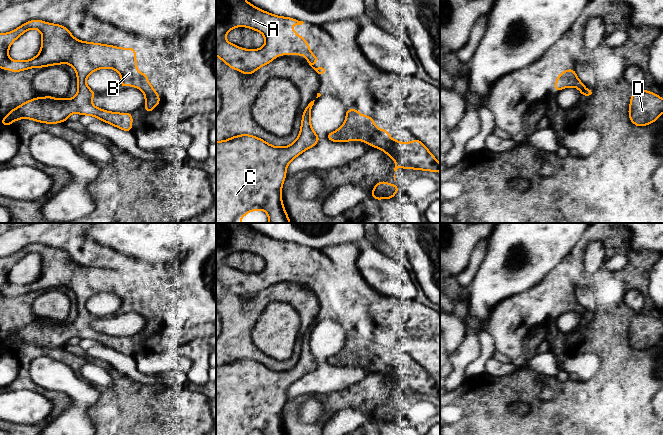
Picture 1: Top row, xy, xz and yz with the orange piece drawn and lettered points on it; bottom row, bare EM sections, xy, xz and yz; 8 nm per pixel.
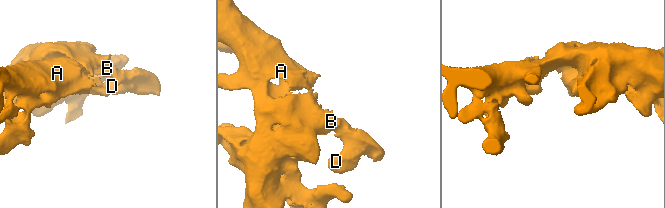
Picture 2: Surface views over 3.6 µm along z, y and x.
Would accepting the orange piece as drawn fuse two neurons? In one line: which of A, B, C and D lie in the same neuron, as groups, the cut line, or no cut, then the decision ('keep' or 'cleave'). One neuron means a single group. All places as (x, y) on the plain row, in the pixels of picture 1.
groups A B C D; cut none; keep

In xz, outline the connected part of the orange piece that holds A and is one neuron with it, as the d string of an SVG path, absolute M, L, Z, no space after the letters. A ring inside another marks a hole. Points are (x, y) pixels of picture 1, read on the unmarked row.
M216 223L216 279L229 291L241 297L250 299L257 293L275 284L279 279L303 279L307 287L316 295L317 299L323 299L327 293L323 291L315 292L313 287L319 285L311 277L311 271L307 268L303 260L297 260L294 253L272 253L272 249L302 249L304 246L290 241L281 241L269 236L260 234L248 227L245 223ZM243 250L255 255L259 255L265 262L265 268L261 273L243 273L225 264L226 258L233 252Z

